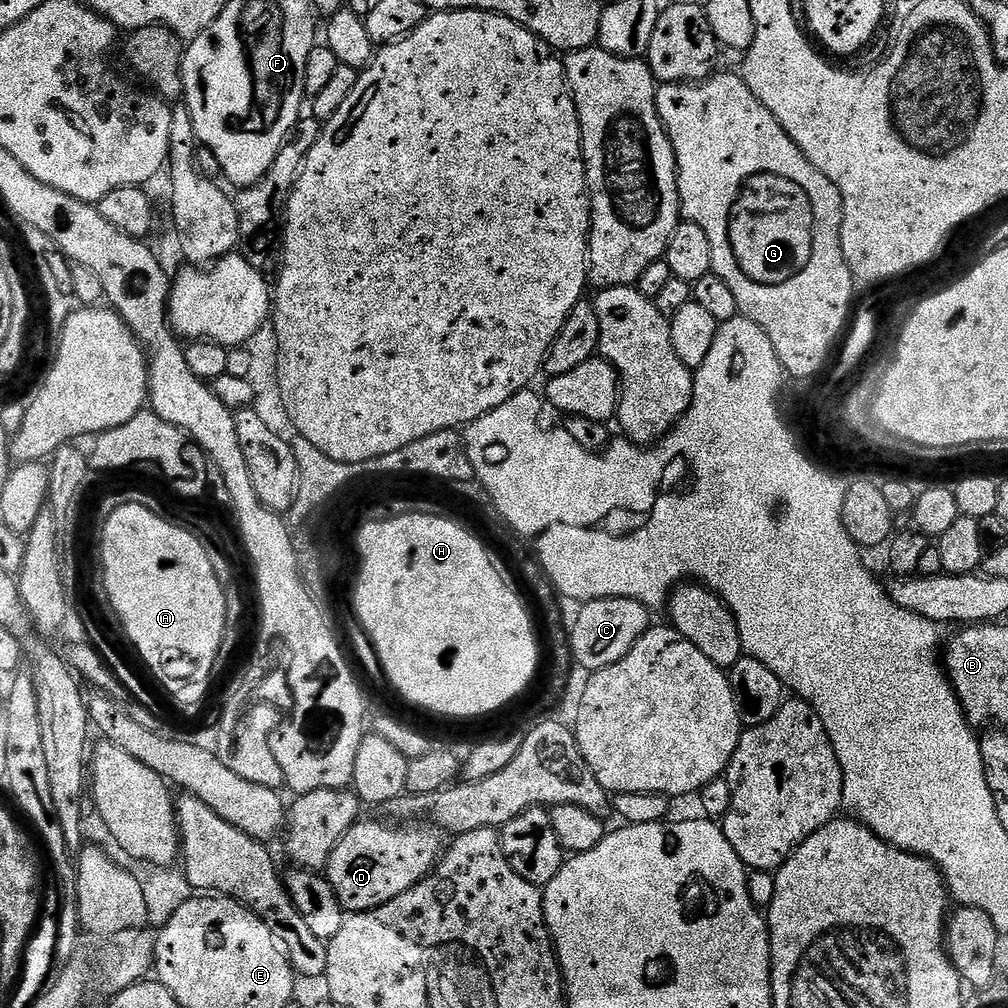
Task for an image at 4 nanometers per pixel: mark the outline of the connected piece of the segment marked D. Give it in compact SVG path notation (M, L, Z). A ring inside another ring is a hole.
M357 822L328 856L326 878L349 912L374 912L386 902L406 894L428 877L442 855L441 833L428 822L408 822L403 826Z

